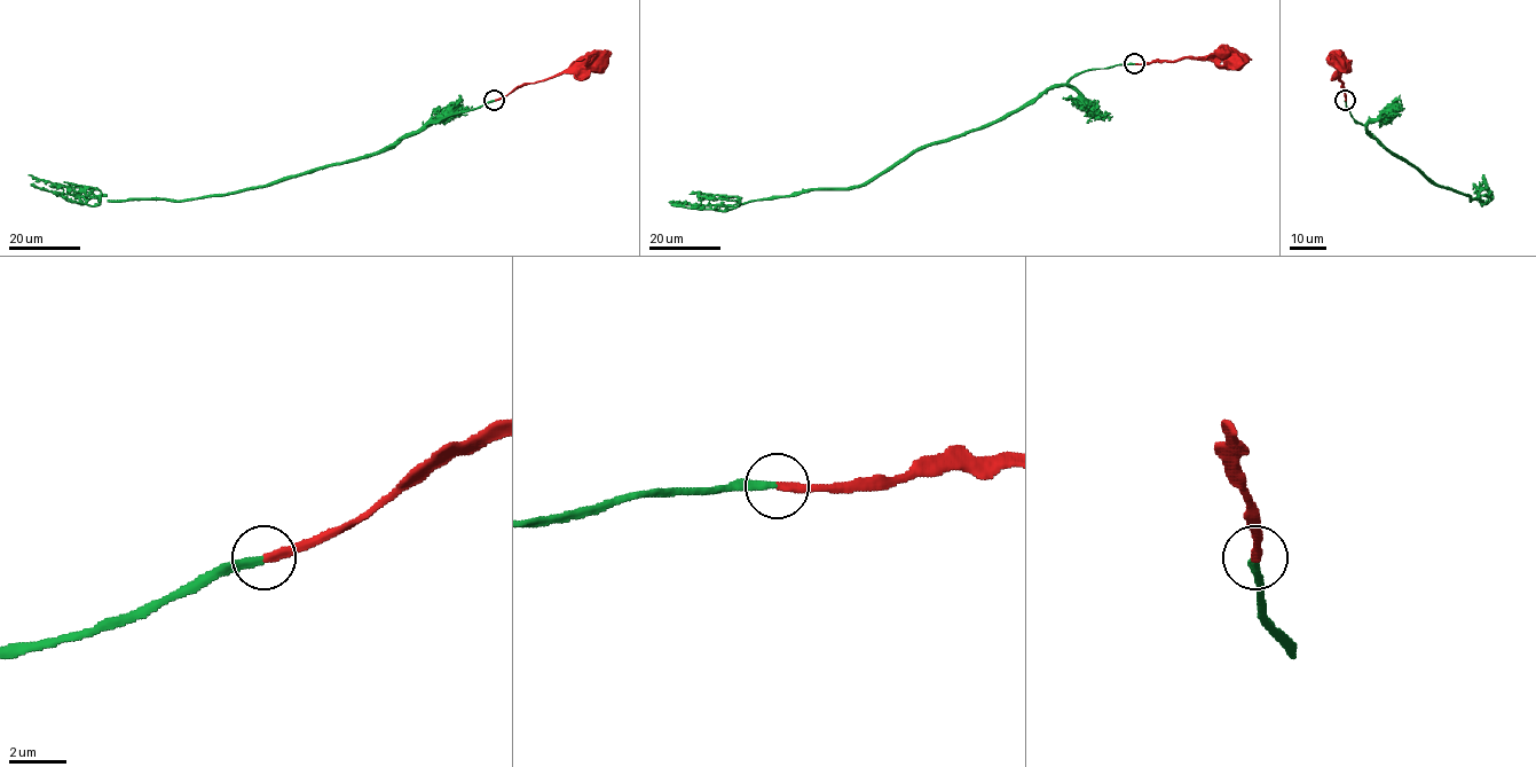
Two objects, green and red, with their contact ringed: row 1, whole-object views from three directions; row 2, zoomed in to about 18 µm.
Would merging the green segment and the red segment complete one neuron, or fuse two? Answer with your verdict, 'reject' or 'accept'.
accept

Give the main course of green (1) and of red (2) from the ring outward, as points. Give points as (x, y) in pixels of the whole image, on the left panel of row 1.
1: (494, 100), (434, 120), (377, 153), (222, 195), (180, 200), (109, 200), (86, 187), (52, 184), (29, 174)
2: (494, 100), (521, 86), (593, 63)

